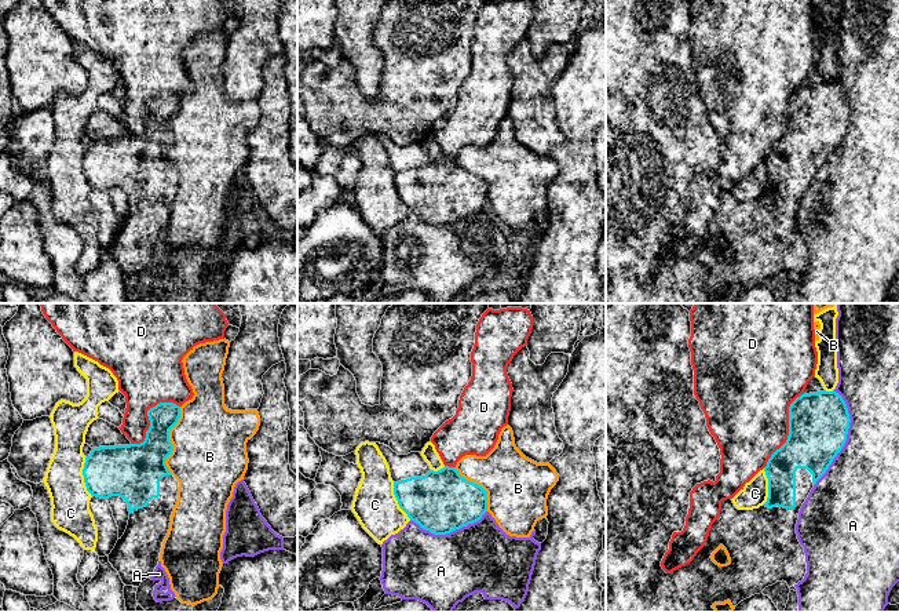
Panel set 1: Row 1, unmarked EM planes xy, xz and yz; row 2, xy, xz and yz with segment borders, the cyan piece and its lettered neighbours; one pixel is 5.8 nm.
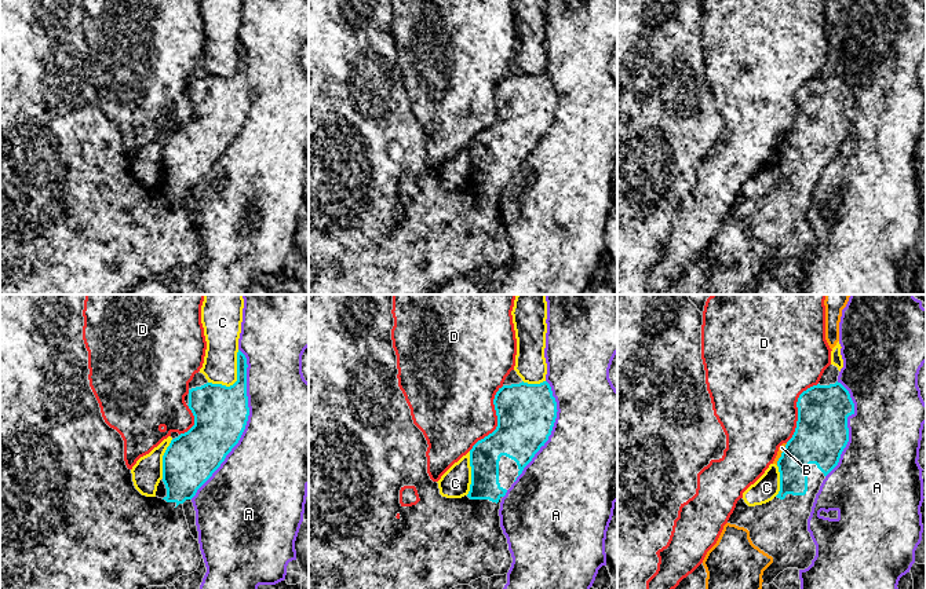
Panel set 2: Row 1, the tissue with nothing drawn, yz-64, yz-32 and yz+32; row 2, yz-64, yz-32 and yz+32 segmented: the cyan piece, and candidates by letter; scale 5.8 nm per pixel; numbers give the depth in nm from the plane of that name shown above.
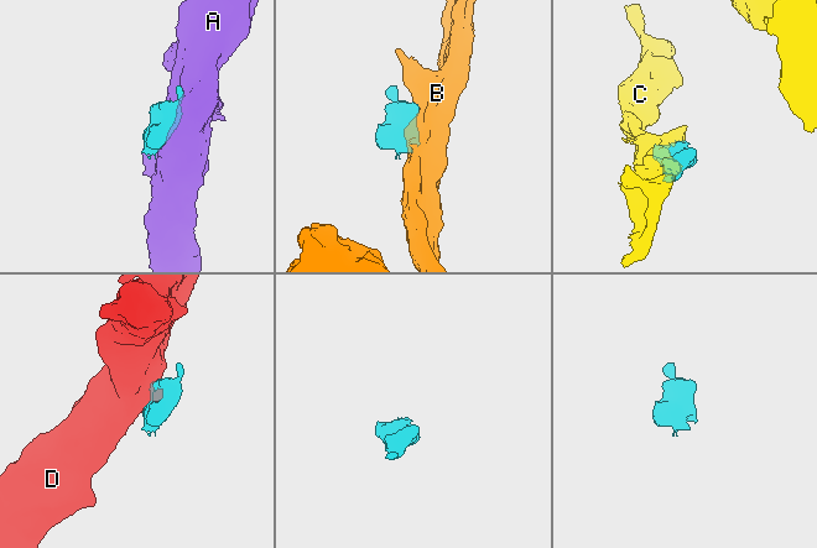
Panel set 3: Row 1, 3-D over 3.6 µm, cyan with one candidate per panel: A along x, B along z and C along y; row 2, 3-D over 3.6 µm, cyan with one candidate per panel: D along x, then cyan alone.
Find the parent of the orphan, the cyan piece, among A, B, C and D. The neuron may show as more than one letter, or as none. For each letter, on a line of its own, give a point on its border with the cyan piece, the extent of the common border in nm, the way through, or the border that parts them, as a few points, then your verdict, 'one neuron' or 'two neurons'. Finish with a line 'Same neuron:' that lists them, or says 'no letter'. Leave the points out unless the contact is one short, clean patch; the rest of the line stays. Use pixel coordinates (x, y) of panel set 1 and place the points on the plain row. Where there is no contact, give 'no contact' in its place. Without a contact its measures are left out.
A: meets cyan in yz at (845, 130); contact 550 nm long; two neurons
B: meets cyan in xy at (170, 133); contact 400 nm long; two neurons
C: meets cyan in xy at (84, 168); contact 220 nm long; two neurons
D: meets cyan in yz at (789, 121); contact 500 nm long; two neurons
Same neuron: no letter

